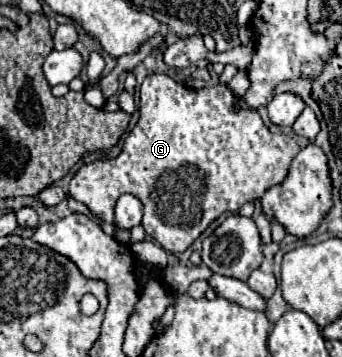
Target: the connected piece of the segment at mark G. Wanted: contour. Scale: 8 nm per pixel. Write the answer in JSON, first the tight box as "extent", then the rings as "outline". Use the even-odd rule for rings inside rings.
{"extent":[70,74,300,254],"outline":[[[150,74],[140,86],[140,118],[124,138],[122,152],[116,158],[96,158],[74,172],[70,180],[70,196],[78,202],[86,200],[86,206],[94,214],[98,214],[104,222],[114,224],[116,200],[124,192],[130,192],[144,204],[142,226],[146,234],[172,254],[184,252],[222,212],[238,212],[240,206],[260,200],[270,186],[280,184],[288,174],[290,162],[300,150],[292,136],[272,134],[256,110],[240,108],[234,112],[234,98],[232,90],[224,84],[198,92],[174,82],[166,74]]]}

